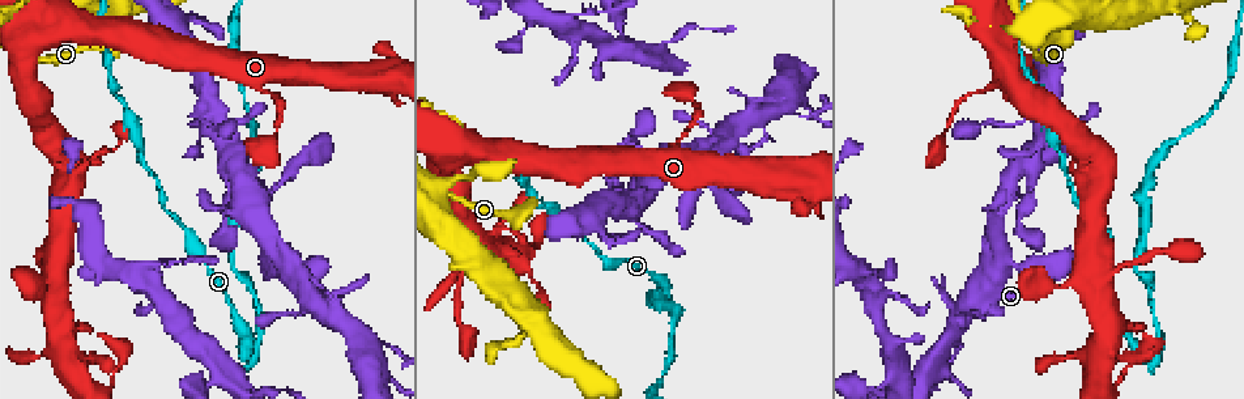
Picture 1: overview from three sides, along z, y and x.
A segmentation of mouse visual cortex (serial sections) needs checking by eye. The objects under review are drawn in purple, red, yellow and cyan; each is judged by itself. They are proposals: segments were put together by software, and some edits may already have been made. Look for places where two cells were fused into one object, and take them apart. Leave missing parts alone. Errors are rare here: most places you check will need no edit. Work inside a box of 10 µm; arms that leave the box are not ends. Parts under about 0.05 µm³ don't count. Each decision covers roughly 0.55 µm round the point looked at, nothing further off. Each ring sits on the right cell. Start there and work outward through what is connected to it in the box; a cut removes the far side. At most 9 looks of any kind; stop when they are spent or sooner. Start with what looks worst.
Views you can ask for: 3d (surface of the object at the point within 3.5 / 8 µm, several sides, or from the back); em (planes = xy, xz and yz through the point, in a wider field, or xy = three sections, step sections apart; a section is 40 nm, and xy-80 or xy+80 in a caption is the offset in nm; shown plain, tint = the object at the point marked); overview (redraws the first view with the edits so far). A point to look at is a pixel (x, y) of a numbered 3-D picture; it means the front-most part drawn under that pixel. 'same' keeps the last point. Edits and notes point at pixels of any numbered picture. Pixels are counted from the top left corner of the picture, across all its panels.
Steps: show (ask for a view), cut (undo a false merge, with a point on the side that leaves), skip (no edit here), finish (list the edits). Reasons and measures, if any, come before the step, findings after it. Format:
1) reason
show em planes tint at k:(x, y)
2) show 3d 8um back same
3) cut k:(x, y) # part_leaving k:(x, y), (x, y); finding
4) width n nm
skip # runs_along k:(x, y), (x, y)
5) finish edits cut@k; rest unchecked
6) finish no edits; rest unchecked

abrupt turn
show 3d 3.5um at 1:(1149, 364)

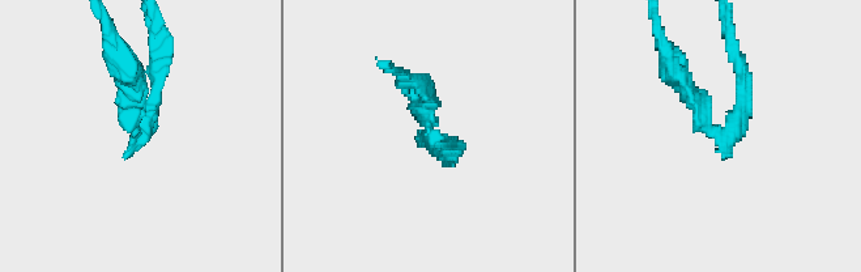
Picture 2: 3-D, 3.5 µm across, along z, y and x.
show em planes tint at 2:(137, 134)

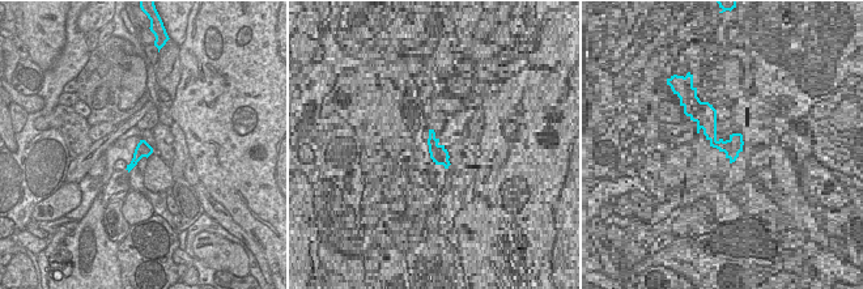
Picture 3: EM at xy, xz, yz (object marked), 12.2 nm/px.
show em xy step 2 tint same

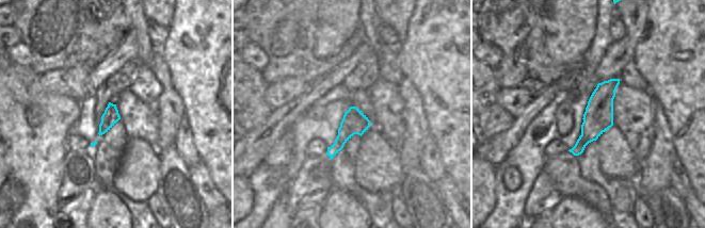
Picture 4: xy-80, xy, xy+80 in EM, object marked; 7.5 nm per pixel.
arm_widths 150, 250 nm
cut 2:(156, 90) # part_leaving 2:(141, 131), (157, 100), (157, 26); two cells meet here

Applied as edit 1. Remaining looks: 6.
show overview

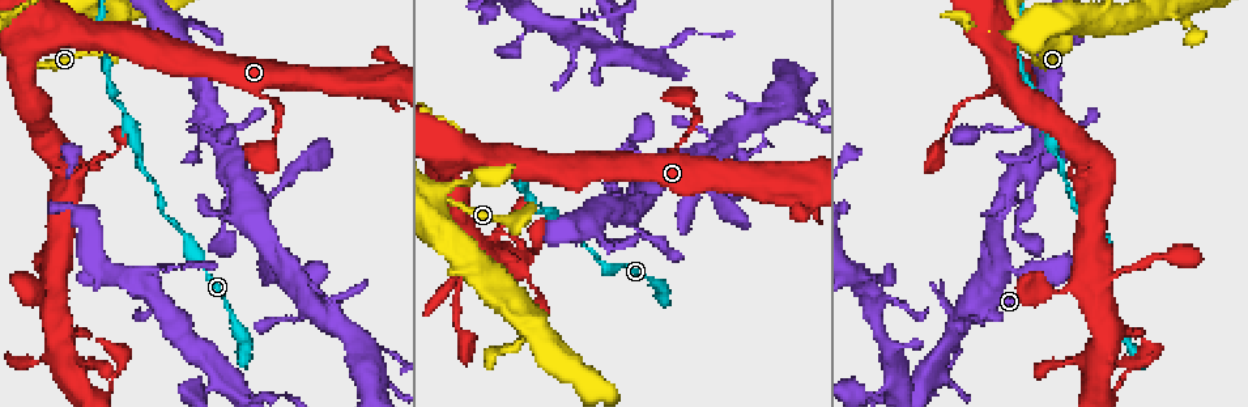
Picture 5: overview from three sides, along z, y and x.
looks like a crossing
show 3d 3.5um at 5:(214, 126)

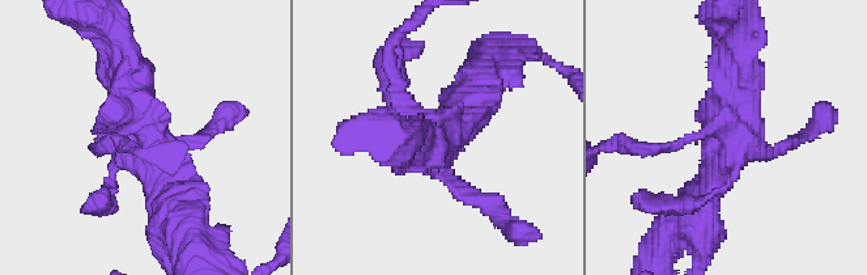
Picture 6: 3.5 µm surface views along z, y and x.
show em xy step 5 tint at 6:(145, 140)

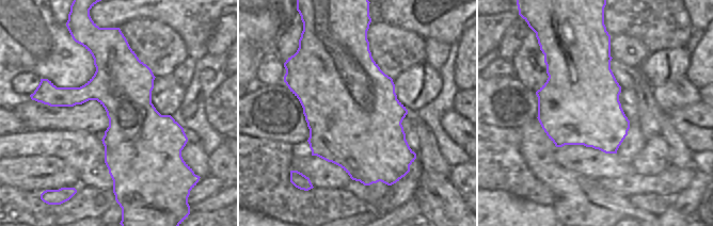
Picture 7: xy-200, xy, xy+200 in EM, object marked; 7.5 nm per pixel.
another direction
show em xy step 2 tint same

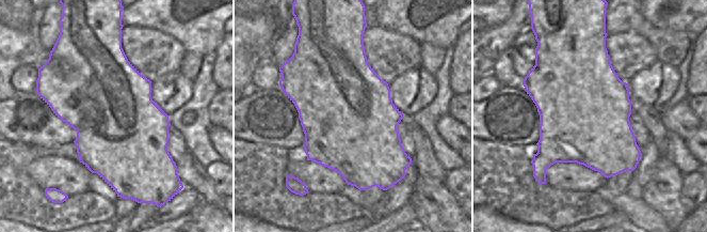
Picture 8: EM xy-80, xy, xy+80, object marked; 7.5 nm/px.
skip # runs_along 6:(174, 207), (135, 127), (118, 54); all the same cell

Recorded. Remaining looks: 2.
abrupt turn
show 3d 8um at 5:(74, 175)

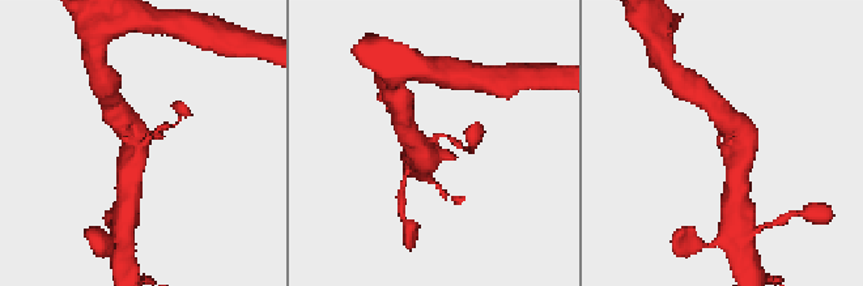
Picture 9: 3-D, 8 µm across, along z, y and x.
need the tissue
show em planes tint same

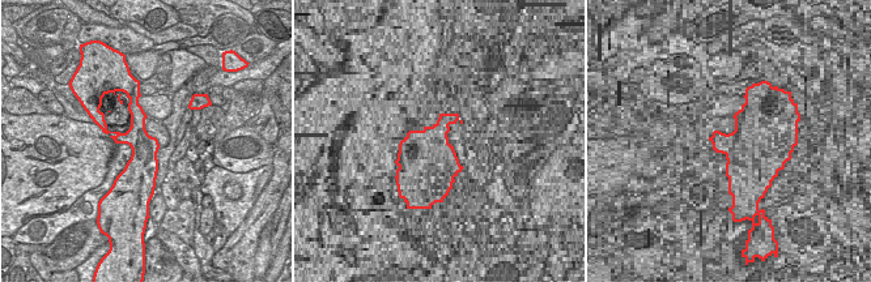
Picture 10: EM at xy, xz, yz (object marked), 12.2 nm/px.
width 320 nm
skip # runs_along 9:(731, 115), (745, 132), (738, 184); one cell here

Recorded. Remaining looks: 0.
finish edits cut@2; rest unchecked

